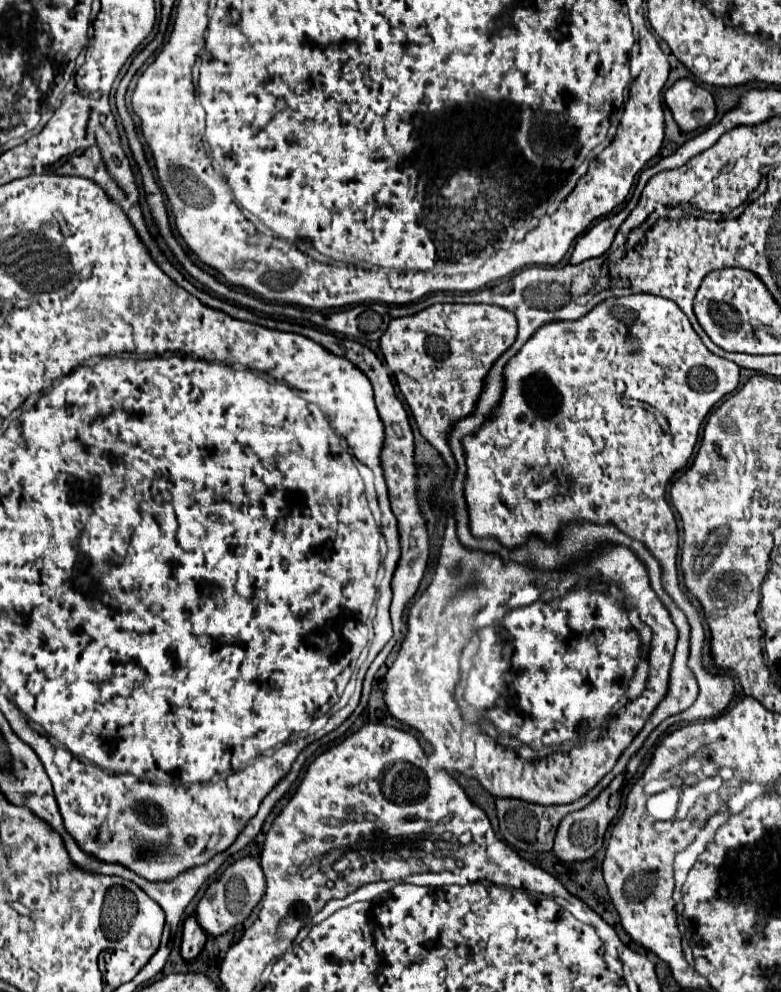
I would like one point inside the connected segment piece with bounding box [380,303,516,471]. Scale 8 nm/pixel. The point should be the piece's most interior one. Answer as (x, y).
(439, 357)

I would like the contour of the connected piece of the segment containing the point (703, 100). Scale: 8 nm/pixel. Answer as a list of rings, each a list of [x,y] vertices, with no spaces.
[[[678,79],[664,93],[664,99],[682,131],[704,129],[716,117],[712,95],[692,79]]]

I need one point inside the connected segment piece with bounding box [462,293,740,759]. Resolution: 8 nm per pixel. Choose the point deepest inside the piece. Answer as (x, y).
(561, 410)

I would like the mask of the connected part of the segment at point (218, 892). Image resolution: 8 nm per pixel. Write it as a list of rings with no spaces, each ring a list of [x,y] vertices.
[[[246,855],[238,861],[234,861],[232,865],[228,865],[226,871],[220,875],[220,879],[216,879],[214,883],[208,885],[208,889],[196,909],[198,923],[204,927],[204,931],[208,935],[212,935],[212,937],[222,935],[222,933],[242,925],[248,919],[250,911],[258,905],[264,891],[266,891],[266,879],[264,879],[262,867],[252,855]]]

